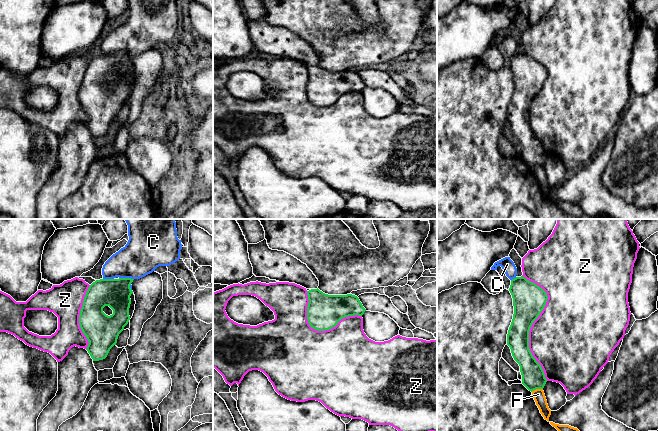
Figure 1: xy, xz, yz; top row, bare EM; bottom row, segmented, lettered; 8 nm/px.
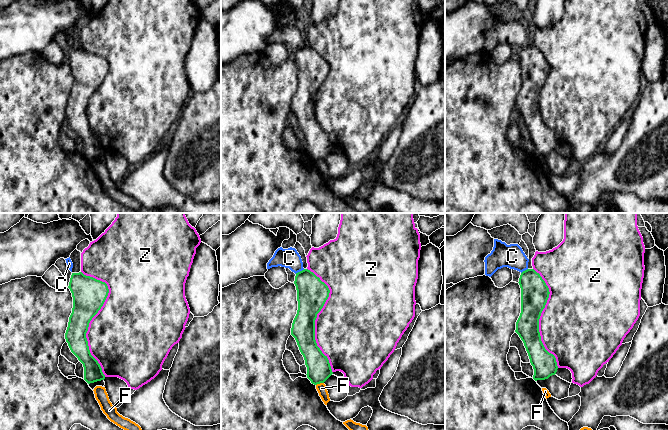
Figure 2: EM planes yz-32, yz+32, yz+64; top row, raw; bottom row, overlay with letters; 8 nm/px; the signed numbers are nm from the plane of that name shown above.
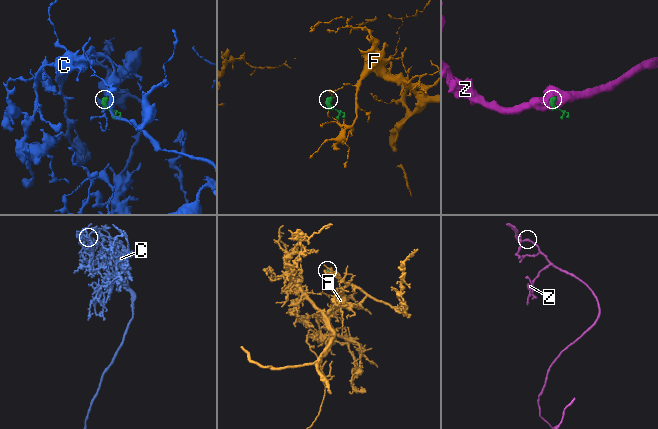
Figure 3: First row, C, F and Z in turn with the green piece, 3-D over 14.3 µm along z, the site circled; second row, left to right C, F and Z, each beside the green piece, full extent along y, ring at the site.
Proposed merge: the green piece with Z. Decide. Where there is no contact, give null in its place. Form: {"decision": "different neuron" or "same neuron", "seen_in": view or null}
{"decision": "different neuron", "seen_in": "yz"}

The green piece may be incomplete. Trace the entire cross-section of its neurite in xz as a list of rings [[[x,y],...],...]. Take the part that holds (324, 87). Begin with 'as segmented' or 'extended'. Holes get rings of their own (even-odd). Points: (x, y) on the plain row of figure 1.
as segmented; [[[317,64],[307,67],[307,71],[307,96],[317,107],[332,105],[341,95],[362,92],[366,87],[359,74],[352,70],[328,71]]]

